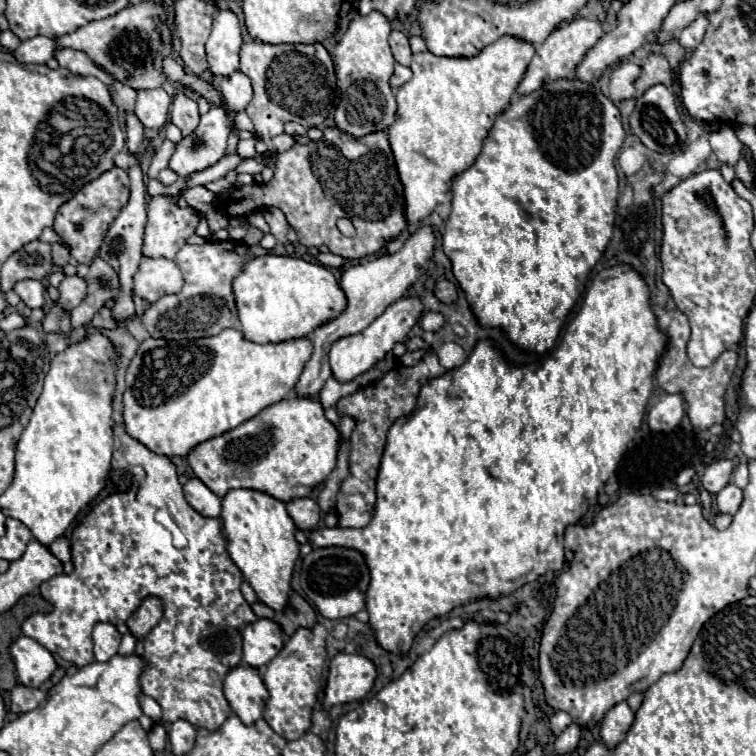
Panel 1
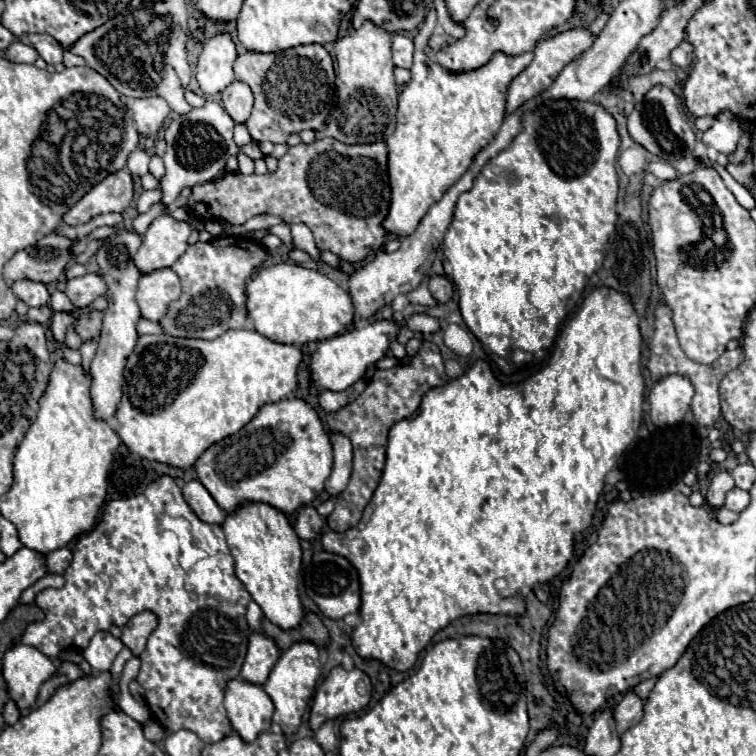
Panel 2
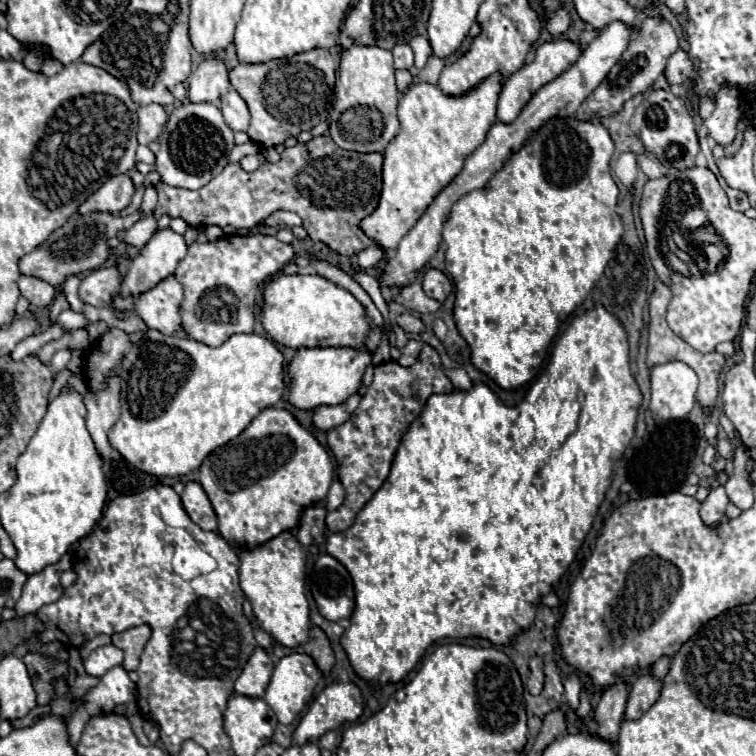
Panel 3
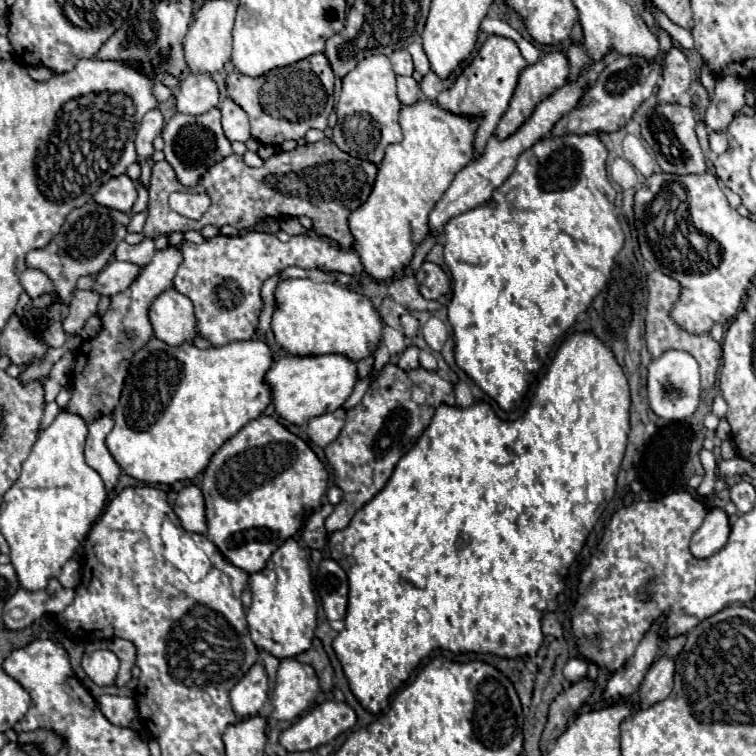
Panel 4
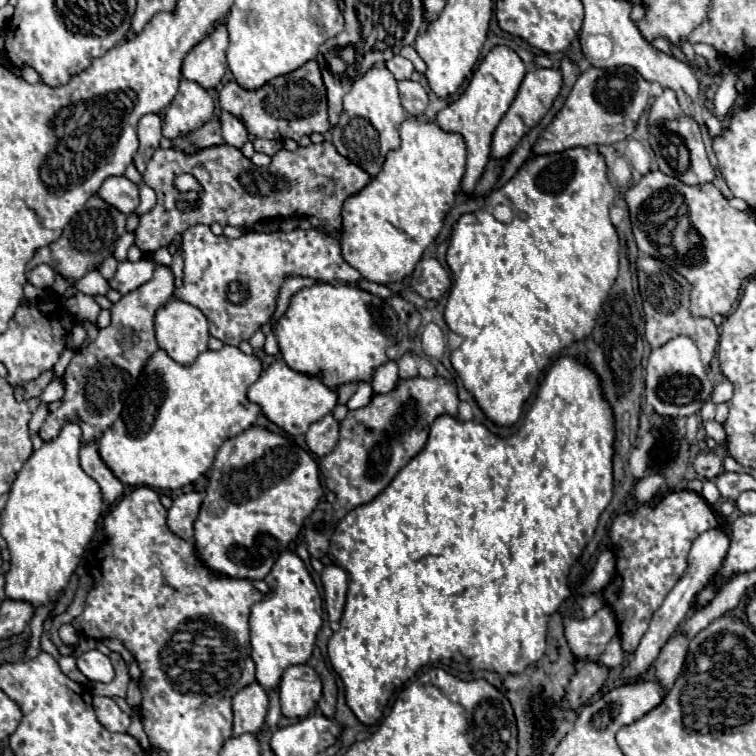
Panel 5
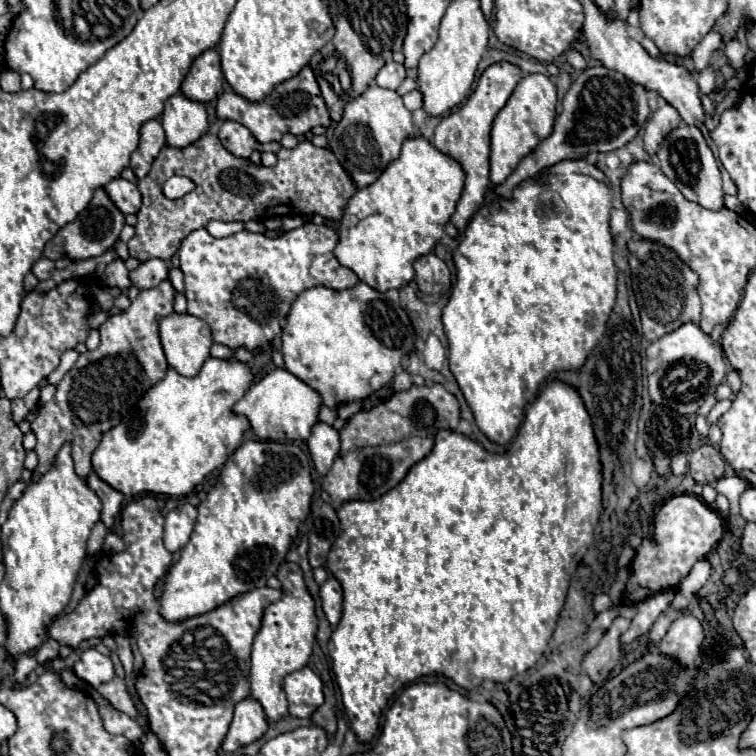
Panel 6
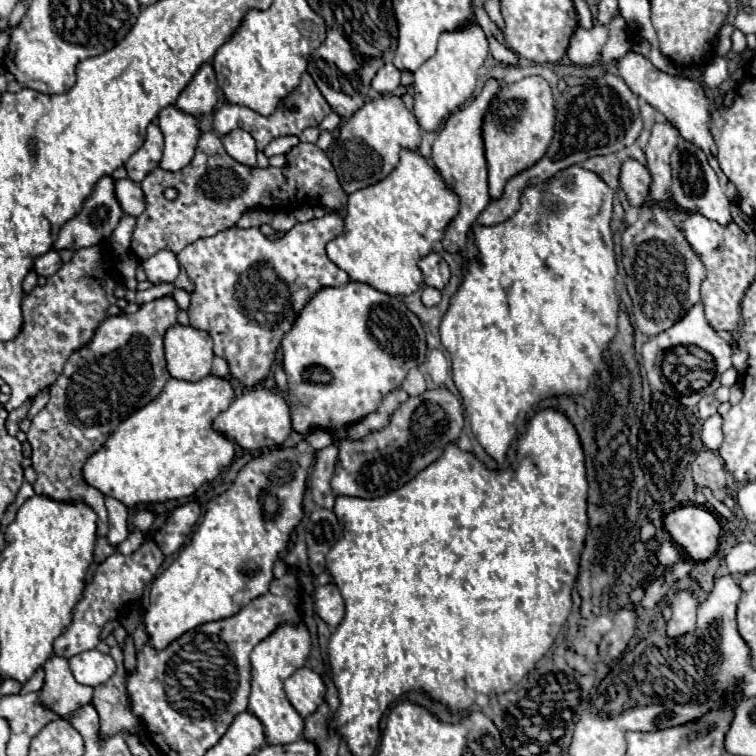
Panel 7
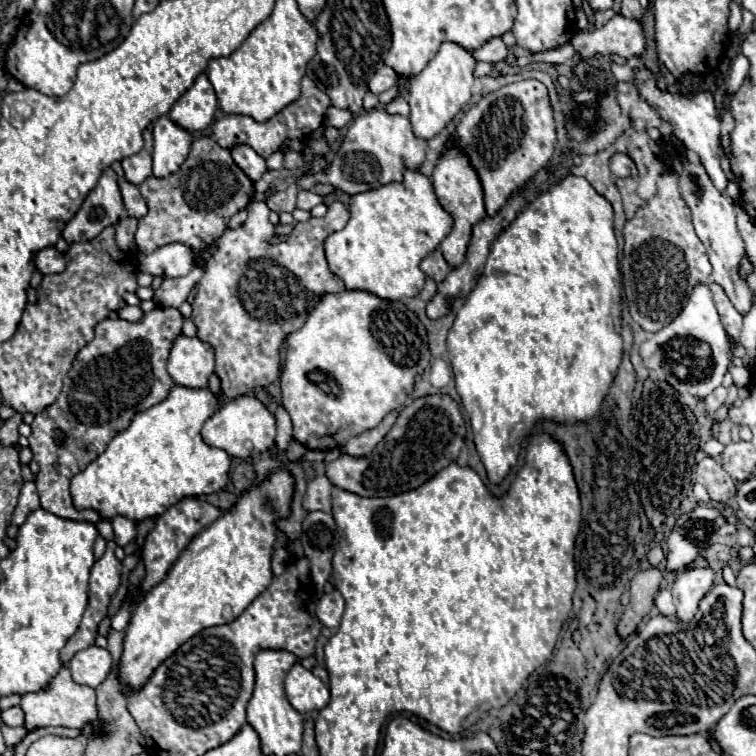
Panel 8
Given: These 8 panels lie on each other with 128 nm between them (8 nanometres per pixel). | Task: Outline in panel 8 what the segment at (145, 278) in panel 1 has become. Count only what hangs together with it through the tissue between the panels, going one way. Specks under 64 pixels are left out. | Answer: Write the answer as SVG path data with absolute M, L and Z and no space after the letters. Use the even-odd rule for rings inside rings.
M178 336L168 358L168 372L178 386L206 388L214 372L214 350L198 338Z

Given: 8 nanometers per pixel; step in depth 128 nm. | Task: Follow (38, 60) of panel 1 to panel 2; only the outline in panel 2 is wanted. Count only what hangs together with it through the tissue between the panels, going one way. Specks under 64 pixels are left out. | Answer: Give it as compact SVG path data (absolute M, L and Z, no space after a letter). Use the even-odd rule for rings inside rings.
M12 42L12 44L4 50L4 56L6 56L8 60L12 60L12 62L26 62L26 64L32 64L32 62L38 58L36 50L30 48L30 46L26 46L26 44L22 44L22 42Z

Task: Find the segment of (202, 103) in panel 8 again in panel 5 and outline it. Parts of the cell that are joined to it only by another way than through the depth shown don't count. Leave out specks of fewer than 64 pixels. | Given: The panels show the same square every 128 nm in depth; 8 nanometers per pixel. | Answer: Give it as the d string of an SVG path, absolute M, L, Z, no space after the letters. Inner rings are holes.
M220 24L206 40L188 52L182 64L182 76L200 84L202 88L212 90L226 74L226 48L228 32L224 24Z

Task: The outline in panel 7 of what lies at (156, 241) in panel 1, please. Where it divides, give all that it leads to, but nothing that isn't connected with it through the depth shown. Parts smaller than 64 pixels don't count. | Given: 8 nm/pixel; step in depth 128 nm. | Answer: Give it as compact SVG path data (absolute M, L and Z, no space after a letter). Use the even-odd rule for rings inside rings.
M164 296L154 302L142 304L138 312L134 314L122 314L122 316L108 316L100 322L94 338L84 348L76 350L66 366L60 378L50 388L50 400L48 404L32 418L32 426L28 430L28 442L32 446L32 466L38 474L38 480L34 482L34 492L38 496L52 498L56 502L84 502L98 514L98 536L108 534L108 514L104 506L104 496L88 486L82 476L84 462L102 448L102 444L108 440L108 436L118 428L120 424L120 412L118 412L118 390L138 390L138 410L162 392L164 384L170 380L170 374L166 370L164 360L164 334L170 326L176 326L178 306L174 298Z

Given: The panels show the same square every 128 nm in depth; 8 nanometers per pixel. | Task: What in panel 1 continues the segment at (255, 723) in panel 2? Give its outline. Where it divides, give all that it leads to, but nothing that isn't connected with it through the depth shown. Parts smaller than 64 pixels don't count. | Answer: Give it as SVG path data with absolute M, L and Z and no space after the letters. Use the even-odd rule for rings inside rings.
M250 666L232 668L224 678L224 696L232 712L236 712L236 716L240 716L244 724L254 724L256 720L264 718L268 690L258 670Z

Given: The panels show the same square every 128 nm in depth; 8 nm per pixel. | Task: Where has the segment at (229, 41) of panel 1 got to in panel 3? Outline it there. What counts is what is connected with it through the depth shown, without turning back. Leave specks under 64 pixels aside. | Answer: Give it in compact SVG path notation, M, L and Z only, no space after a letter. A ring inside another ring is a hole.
M218 58L204 60L196 72L188 78L188 100L190 102L210 102L218 104L218 100L228 92L230 80L226 72L226 64Z

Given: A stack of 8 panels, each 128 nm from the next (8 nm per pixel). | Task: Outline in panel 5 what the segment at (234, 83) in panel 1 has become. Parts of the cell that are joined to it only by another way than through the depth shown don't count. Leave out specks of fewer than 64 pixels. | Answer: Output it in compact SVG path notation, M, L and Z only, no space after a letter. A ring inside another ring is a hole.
M222 112L222 138L226 144L234 148L242 148L244 142L248 142L248 132L240 120L236 120L232 114Z

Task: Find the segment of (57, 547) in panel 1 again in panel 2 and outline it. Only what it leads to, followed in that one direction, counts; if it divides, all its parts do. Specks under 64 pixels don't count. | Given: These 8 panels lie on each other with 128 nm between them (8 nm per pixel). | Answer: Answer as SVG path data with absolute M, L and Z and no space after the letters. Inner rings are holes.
M60 548L46 556L46 572L48 574L64 574L68 564L72 562L72 552L68 548Z

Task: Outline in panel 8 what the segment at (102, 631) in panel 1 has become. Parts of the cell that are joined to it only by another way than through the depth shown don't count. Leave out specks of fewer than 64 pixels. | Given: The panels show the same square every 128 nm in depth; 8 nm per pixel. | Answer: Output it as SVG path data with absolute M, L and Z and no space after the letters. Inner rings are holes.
M90 646L74 654L74 658L68 662L68 668L72 672L72 680L76 684L84 684L90 688L100 686L110 668L112 668L112 656L106 648L100 646Z

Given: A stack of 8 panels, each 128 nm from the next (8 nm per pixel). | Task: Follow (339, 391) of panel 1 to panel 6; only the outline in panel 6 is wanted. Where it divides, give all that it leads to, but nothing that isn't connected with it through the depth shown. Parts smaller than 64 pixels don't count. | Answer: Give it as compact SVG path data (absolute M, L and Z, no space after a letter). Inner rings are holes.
M318 422L312 428L312 436L308 438L308 450L310 450L312 462L314 462L314 470L320 476L326 476L334 464L334 458L340 452L338 432L332 426Z

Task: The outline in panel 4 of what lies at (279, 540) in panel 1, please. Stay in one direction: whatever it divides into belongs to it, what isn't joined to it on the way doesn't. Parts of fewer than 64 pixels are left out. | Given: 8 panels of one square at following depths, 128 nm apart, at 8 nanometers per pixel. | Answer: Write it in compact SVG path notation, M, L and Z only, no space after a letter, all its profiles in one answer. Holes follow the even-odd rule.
M288 538L268 560L262 572L250 576L252 604L248 608L248 630L254 644L274 658L294 658L312 646L318 620L318 604L312 588L306 552Z

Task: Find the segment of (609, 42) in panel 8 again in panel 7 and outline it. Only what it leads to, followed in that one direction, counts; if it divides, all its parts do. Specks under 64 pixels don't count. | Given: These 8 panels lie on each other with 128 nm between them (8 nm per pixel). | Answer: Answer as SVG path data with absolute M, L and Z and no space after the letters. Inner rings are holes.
M592 26L590 30L584 30L584 28L578 28L570 40L570 46L568 46L568 58L576 64L576 66L592 66L606 40L608 40L608 26Z

